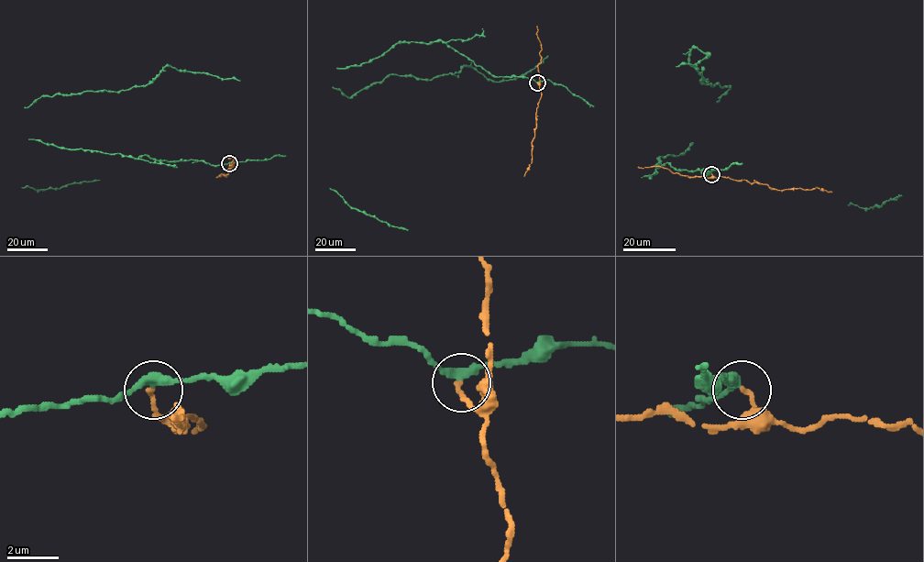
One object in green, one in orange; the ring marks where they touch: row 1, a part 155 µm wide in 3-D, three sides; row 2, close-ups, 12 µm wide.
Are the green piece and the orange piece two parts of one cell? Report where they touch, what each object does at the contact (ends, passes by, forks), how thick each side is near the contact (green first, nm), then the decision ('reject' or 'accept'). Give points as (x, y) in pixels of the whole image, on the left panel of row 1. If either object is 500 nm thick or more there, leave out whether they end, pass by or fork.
at (229, 163); green passes by; orange ends there; 340 nm thick on the green side, 180 nm on the other; reject

